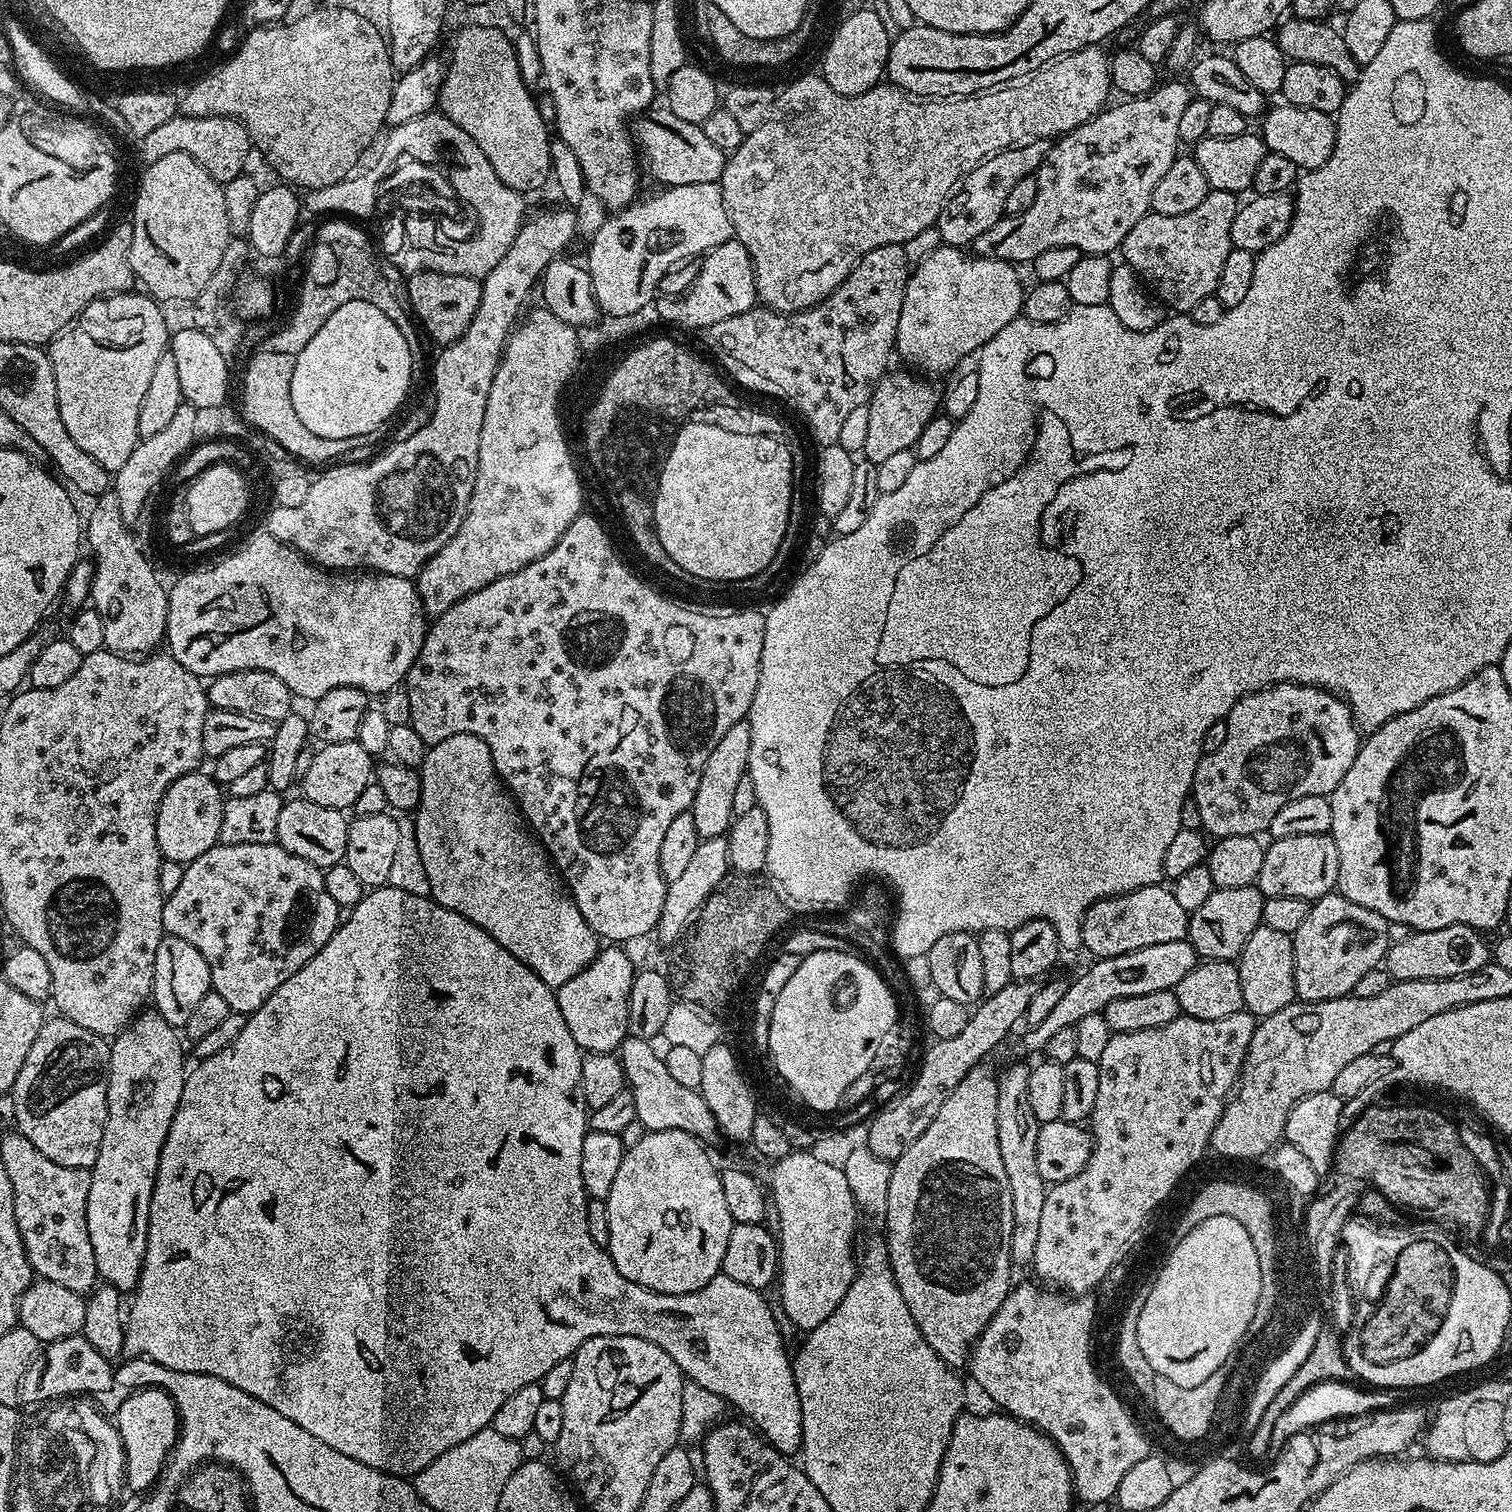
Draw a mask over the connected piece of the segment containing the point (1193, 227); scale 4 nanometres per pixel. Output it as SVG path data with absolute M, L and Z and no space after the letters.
M1211 189L1202 198L1195 210L1187 214L1158 214L1149 211L1126 234L1122 245L1123 263L1129 264L1140 279L1148 285L1161 304L1167 306L1173 313L1188 314L1202 298L1213 295L1218 286L1218 278L1222 278L1222 266L1226 263L1226 254L1233 248L1230 238L1230 226L1234 226L1234 214L1238 207L1238 196L1235 192Z

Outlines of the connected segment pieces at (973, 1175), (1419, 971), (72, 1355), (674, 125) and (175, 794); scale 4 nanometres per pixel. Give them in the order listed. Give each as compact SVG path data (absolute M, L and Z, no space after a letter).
M981 1062L973 1066L970 1074L966 1074L966 1078L962 1078L962 1082L958 1082L958 1086L954 1086L950 1098L946 1098L946 1102L942 1102L942 1110L938 1110L938 1114L934 1114L934 1122L930 1122L930 1126L926 1126L926 1134L922 1134L922 1138L918 1138L918 1142L911 1144L892 1164L890 1194L886 1198L883 1227L888 1228L888 1232L886 1231L888 1264L892 1268L896 1285L910 1310L910 1318L914 1318L918 1330L922 1330L922 1338L926 1338L926 1342L930 1342L930 1348L953 1370L959 1369L959 1364L960 1367L967 1365L972 1345L976 1343L982 1330L986 1330L986 1326L990 1322L990 1318L994 1318L998 1306L1002 1306L1002 1302L1008 1297L1010 1285L1013 1283L1014 1269L1010 1254L1010 1230L1014 1226L1014 1210L1010 1202L1010 1182L1006 1178L1006 1170L1002 1167L1002 1154L998 1151L997 1079L997 1071L993 1071L988 1062Z
M1446 926L1442 930L1413 931L1405 940L1391 945L1386 957L1386 969L1393 981L1398 980L1455 980L1457 976L1465 976L1490 962L1490 944L1483 940L1481 933L1470 926Z
M82 1334L71 1336L70 1338L58 1338L57 1340L47 1341L43 1345L42 1351L39 1353L38 1359L31 1364L26 1370L23 1382L20 1383L20 1394L18 1397L19 1403L22 1405L28 1404L27 1406L39 1406L49 1400L55 1400L57 1398L76 1398L81 1394L88 1394L84 1392L104 1392L108 1387L113 1387L114 1384L114 1368L109 1360L102 1358L102 1354L98 1354L98 1350L94 1350L94 1346L90 1346L90 1342L86 1342L86 1338Z
M660 106L657 112L648 110L635 121L634 139L642 153L643 163L652 171L652 176L656 180L661 180L664 186L690 186L694 182L717 182L722 173L724 173L724 162L726 153L710 138L706 138L703 127L698 124L685 122L684 119L678 118L667 106Z
M207 771L187 772L182 778L175 780L165 790L158 806L156 829L161 857L186 865L198 858L198 854L206 854L206 850L214 847L220 839L225 799L221 785Z

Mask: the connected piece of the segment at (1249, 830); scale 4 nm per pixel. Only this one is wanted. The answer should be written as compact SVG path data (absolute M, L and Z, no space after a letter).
M1271 684L1268 688L1260 688L1257 692L1245 692L1243 698L1229 710L1225 724L1226 738L1223 739L1222 746L1214 753L1201 755L1198 766L1194 770L1190 793L1191 803L1198 806L1200 828L1212 838L1222 836L1259 837L1261 834L1267 833L1270 821L1274 819L1274 814L1278 814L1278 810L1282 810L1282 806L1286 806L1286 802L1307 798L1309 794L1331 797L1338 782L1342 782L1342 778L1346 778L1346 770L1350 770L1350 766L1354 766L1354 758L1362 743L1362 732L1356 726L1356 719L1352 716L1352 707L1345 700L1341 700L1339 696L1327 692L1325 688L1317 688L1315 684Z

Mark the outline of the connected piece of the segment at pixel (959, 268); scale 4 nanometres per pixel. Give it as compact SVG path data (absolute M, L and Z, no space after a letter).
M941 246L934 254L923 257L911 269L906 282L902 314L898 314L895 355L933 372L928 373L933 377L943 372L955 373L971 352L979 353L980 347L990 342L1002 326L1021 315L1026 284L1016 272L1015 264L969 254L962 248Z

